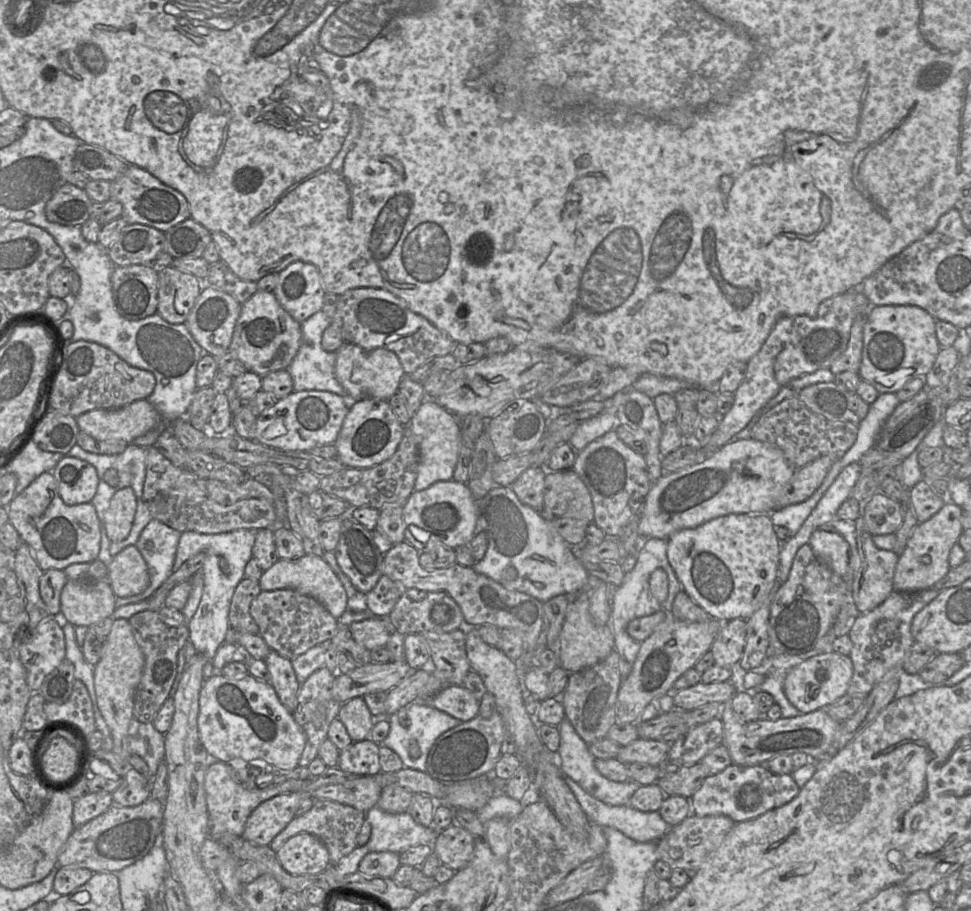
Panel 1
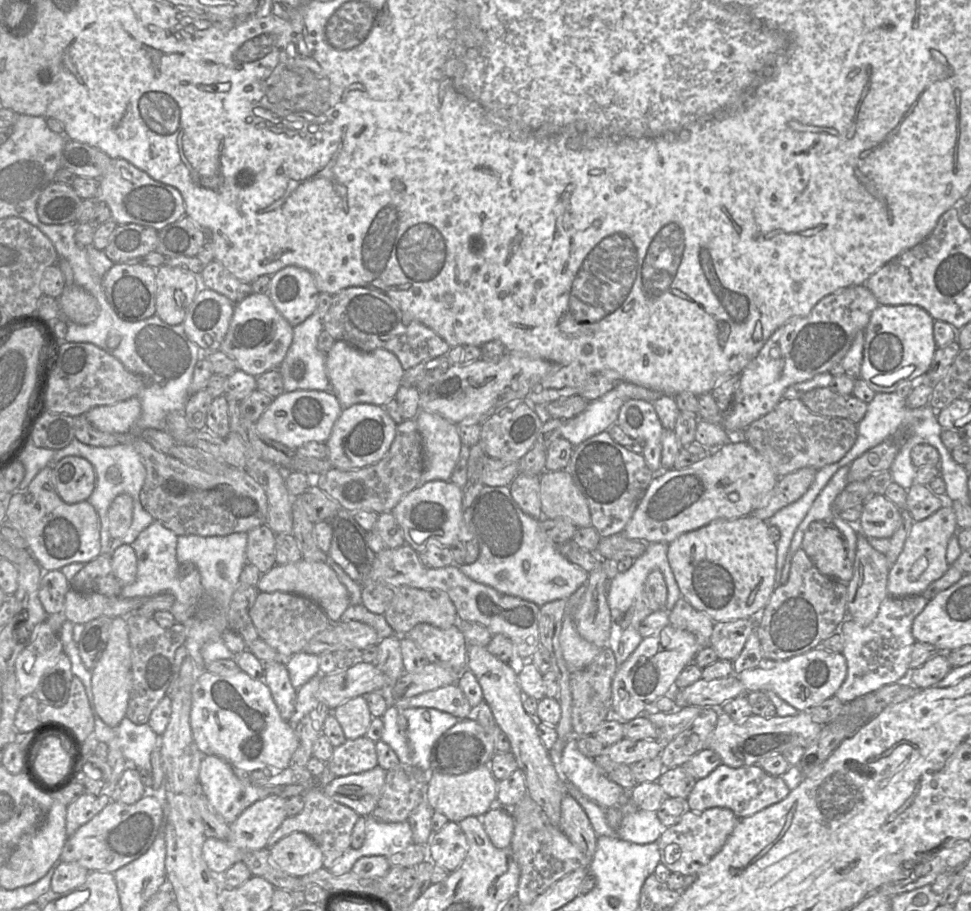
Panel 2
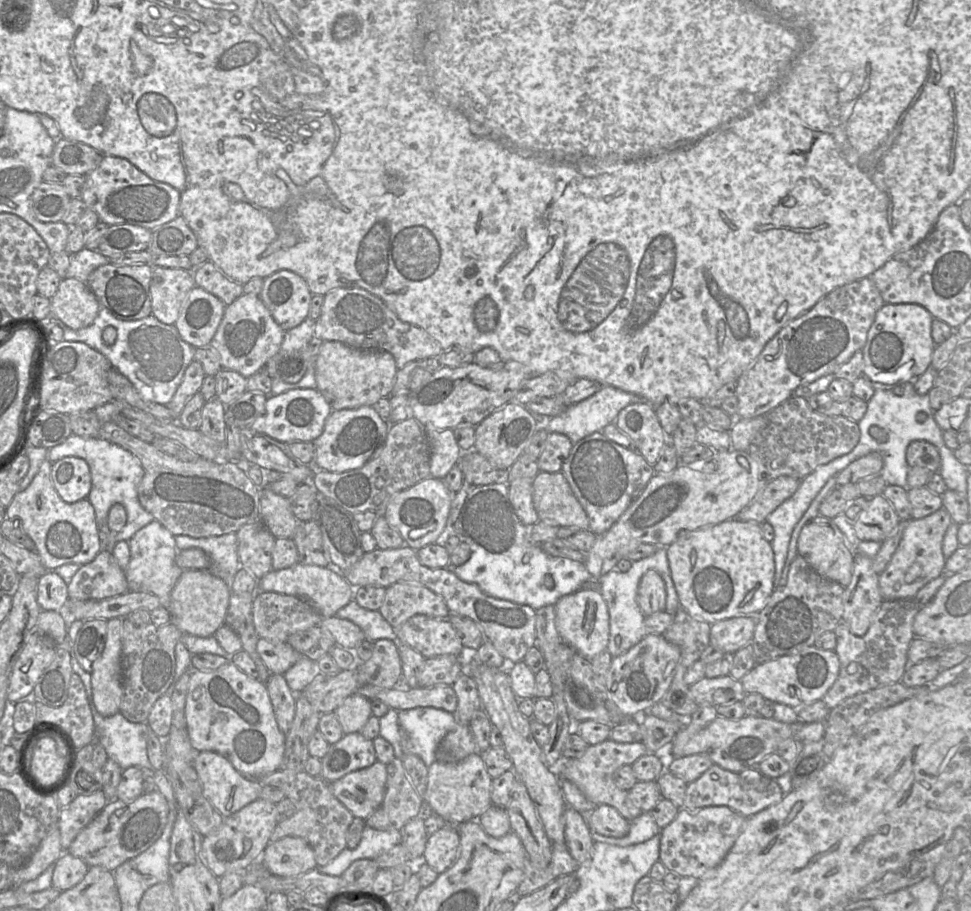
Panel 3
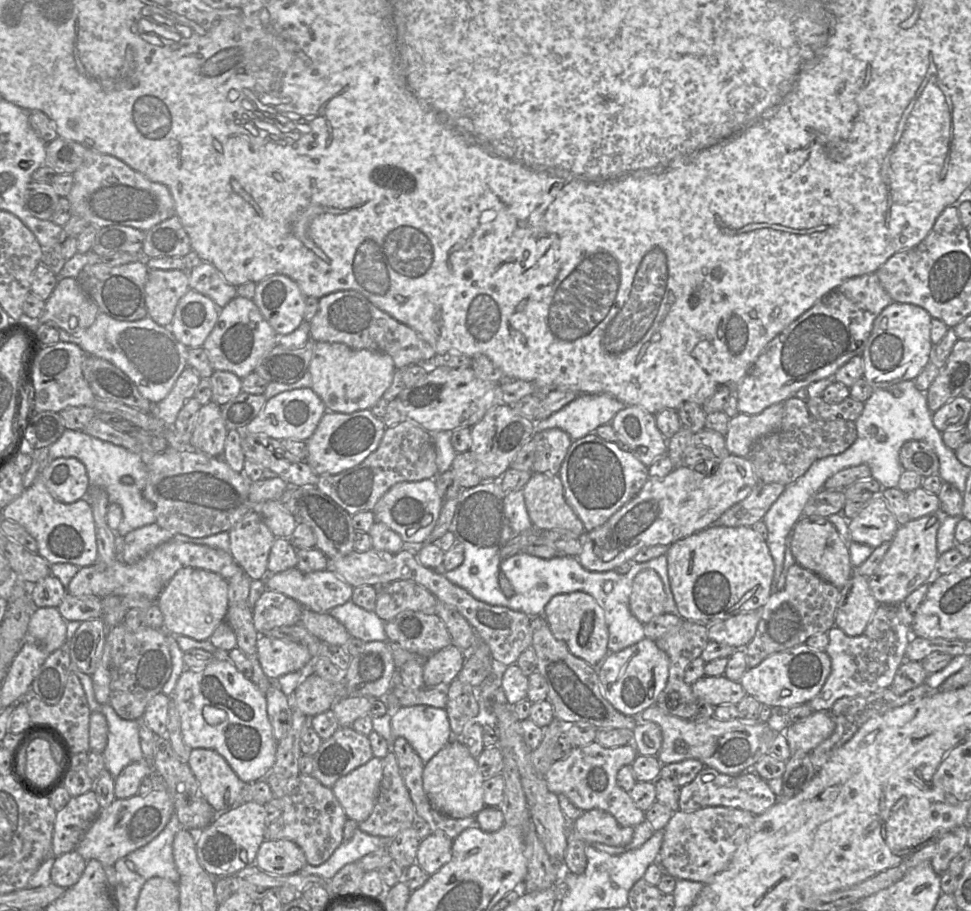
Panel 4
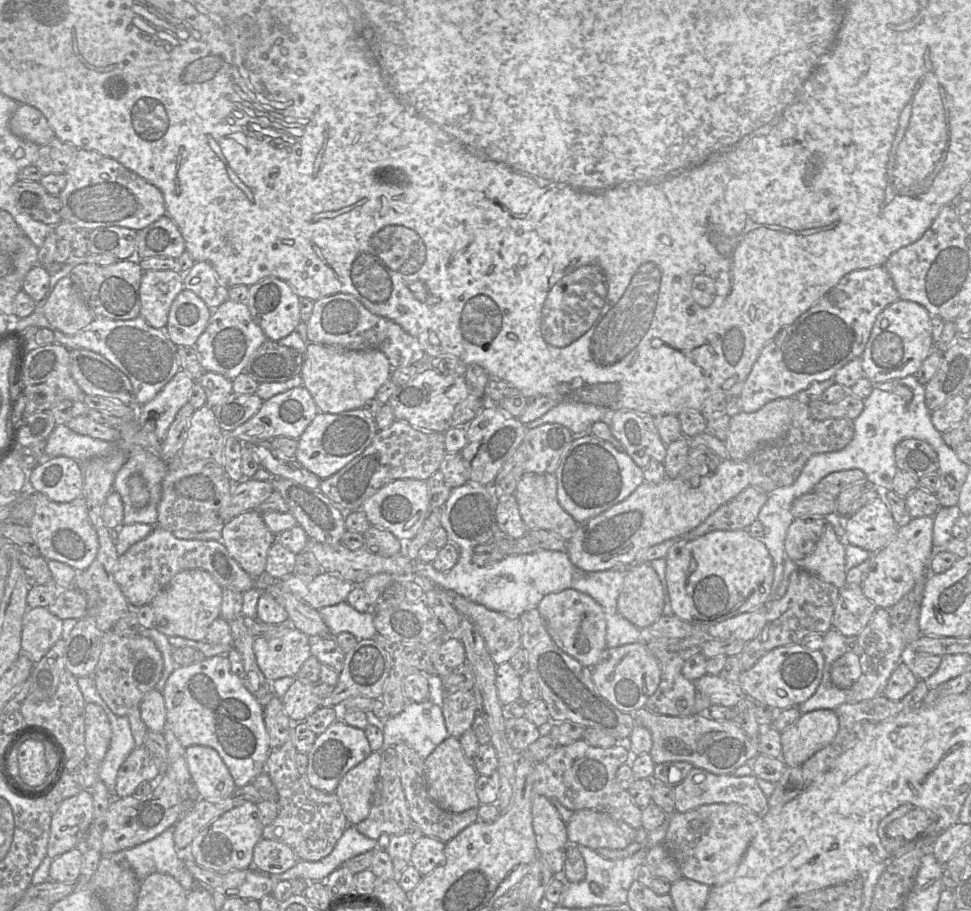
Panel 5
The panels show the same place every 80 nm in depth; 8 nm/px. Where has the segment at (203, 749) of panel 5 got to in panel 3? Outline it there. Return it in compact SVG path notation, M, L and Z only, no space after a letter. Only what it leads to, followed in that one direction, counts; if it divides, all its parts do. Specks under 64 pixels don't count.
M198 752L193 760L193 767L200 779L205 797L223 817L230 816L260 797L262 784L256 778L241 774L227 757L217 752Z

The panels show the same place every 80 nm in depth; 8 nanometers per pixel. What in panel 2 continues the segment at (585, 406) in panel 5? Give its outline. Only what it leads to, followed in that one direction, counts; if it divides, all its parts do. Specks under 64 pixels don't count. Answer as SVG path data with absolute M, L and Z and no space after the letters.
M621 381L600 398L588 402L582 413L563 420L560 429L561 437L568 440L573 447L578 446L614 425L618 419L619 410L626 401L640 399L654 403L662 395L666 394Z

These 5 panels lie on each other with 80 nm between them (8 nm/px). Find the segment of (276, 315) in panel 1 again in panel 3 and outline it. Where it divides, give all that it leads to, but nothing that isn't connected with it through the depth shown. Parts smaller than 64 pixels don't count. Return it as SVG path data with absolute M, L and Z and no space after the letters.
M242 294L226 306L210 346L219 353L223 369L234 370L247 378L262 370L266 362L280 351L284 332L260 297Z

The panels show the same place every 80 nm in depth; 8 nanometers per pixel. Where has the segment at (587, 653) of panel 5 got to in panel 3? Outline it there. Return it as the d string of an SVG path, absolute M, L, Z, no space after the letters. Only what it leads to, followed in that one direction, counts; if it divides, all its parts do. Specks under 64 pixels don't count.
M578 590L561 597L554 605L555 625L561 640L583 657L591 660L607 649L609 640L609 611L597 590Z

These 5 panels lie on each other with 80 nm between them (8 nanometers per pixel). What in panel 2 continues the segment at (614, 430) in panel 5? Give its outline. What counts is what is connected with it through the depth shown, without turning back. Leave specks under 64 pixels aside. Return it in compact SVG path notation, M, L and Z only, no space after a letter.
M630 399L620 408L616 421L621 429L642 446L642 455L650 470L657 474L661 469L662 426L652 402Z

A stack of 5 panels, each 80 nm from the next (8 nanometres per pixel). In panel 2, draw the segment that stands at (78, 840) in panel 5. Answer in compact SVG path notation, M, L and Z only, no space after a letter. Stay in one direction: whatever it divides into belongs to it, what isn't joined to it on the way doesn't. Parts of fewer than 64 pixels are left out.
M82 794L67 806L66 832L68 838L98 815L111 802L110 794Z

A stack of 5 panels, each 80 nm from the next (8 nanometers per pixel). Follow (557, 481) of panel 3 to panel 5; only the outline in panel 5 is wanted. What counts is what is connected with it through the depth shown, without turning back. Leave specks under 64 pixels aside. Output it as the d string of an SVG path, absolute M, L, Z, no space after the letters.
M524 473L520 477L514 496L521 518L529 530L548 530L569 540L579 524L560 505L557 497L557 479L554 473Z

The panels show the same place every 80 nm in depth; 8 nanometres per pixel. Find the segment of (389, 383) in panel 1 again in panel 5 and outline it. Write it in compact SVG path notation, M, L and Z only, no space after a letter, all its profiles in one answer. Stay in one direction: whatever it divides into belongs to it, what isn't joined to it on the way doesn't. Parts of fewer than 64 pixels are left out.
M308 342L300 376L319 412L339 414L361 408L374 399L378 389L390 378L392 367L387 356L374 349L348 350Z

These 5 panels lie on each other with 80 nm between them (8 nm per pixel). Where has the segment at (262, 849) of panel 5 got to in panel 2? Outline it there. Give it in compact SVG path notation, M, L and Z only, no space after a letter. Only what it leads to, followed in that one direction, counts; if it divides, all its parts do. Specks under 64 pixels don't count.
M292 832L269 848L271 861L282 871L297 877L315 872L323 866L318 843L304 832Z

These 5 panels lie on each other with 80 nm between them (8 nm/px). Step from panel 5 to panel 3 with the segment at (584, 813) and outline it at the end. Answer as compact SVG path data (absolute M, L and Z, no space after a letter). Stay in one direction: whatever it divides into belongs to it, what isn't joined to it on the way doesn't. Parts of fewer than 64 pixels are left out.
M606 804L597 805L586 821L591 832L607 837L620 838L629 831L629 821L614 807Z

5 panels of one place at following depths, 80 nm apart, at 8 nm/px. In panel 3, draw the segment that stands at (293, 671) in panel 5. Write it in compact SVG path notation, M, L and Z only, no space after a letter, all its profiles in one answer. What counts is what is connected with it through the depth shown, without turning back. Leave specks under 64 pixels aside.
M259 638L257 653L271 674L283 675L302 655L287 643L272 643Z

